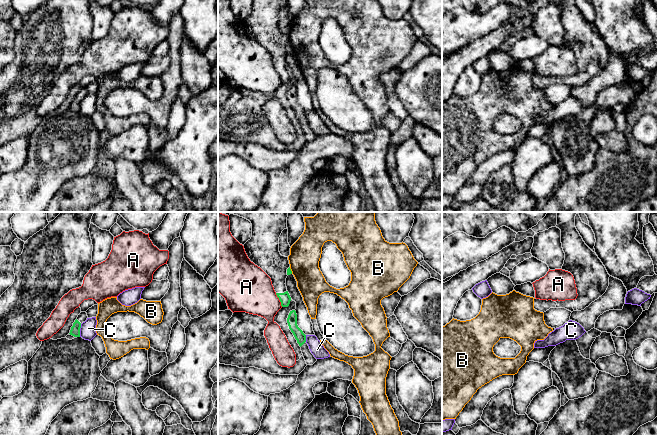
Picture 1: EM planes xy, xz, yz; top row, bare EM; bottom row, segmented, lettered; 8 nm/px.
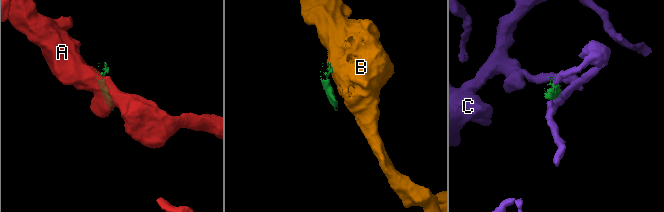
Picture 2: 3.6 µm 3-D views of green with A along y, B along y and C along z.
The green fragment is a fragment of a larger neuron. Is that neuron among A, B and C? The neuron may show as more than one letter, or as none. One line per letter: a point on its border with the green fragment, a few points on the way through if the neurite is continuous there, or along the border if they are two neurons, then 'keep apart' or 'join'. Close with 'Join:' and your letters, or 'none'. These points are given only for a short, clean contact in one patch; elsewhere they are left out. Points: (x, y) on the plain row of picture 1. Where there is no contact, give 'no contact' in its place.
A: meets green in xz at (279, 75); border along xz (275, 69), (282, 82); keep apart
B: meets green in xz at (290, 46); border along xz (289, 43), (292, 49); keep apart
C: meets green in xy at (79, 106); keep apart
Join: none

